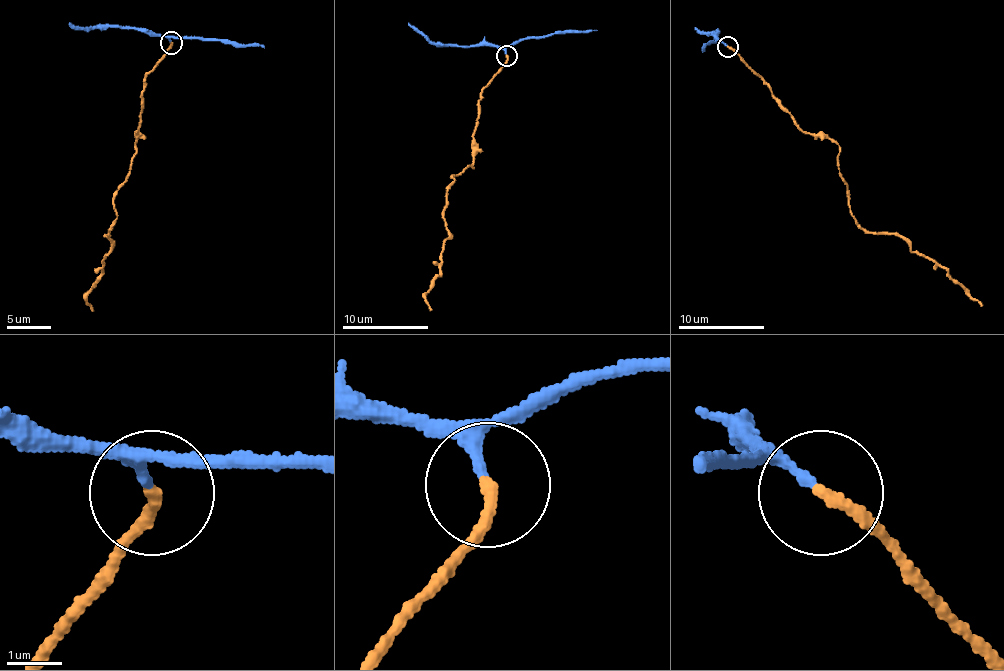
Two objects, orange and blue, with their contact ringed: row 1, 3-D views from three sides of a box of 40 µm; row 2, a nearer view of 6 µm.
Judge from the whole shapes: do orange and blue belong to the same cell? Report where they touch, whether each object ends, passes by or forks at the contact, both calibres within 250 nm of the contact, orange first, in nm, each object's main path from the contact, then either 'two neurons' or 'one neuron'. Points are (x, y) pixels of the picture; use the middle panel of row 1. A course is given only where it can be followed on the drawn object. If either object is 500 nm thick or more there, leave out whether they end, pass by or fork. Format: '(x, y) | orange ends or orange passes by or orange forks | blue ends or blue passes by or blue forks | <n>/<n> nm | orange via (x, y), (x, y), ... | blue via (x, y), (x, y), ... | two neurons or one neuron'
(507, 56) | orange ends | blue passes by | 240/150 nm | orange via (506, 55), (478, 100), (472, 167), (451, 177), (446, 190), (440, 274), (425, 295), (431, 310) | blue via (506, 55), (502, 49), (489, 44), (433, 44), (408, 23) | one neuron

